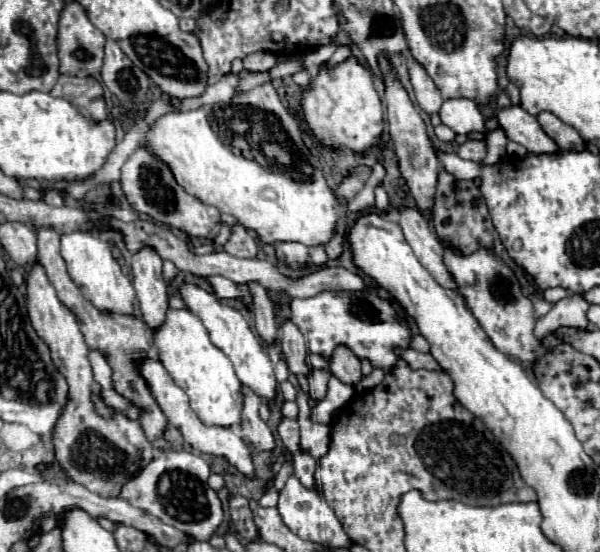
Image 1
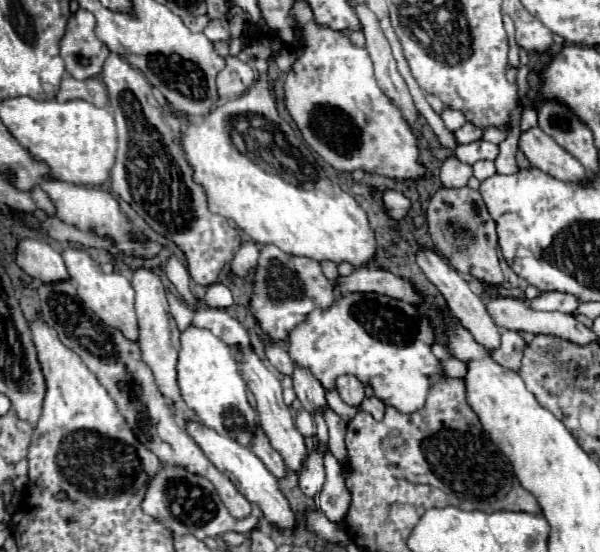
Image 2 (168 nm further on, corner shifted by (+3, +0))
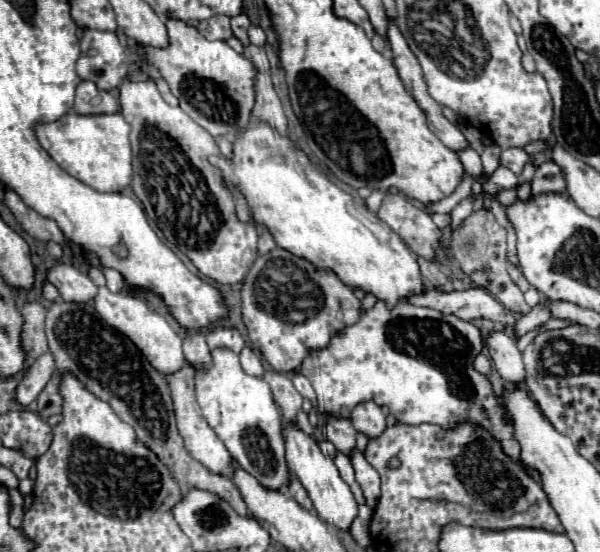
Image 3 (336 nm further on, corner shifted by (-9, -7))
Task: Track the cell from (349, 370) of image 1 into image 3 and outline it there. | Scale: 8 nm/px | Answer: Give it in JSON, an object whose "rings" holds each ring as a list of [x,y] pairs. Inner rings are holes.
{"rings":[[[360,402],[354,410],[352,410],[352,424],[358,432],[366,434],[368,438],[376,438],[384,432],[386,428],[386,416],[382,412],[382,408],[374,402]]]}

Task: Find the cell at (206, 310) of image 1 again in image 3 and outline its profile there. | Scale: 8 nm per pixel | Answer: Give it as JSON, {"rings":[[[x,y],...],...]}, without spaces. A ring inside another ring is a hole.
{"rings":[[[286,422],[284,424],[284,430],[282,430],[282,436],[284,436],[284,444],[286,444],[286,462],[288,462],[288,470],[290,474],[294,474],[302,486],[306,488],[318,516],[328,522],[328,524],[334,524],[336,528],[342,528],[342,530],[348,530],[352,520],[356,518],[358,514],[358,504],[348,488],[348,484],[340,478],[338,474],[338,468],[334,466],[332,458],[326,458],[320,448],[318,448],[318,442],[302,432],[296,424],[292,422]]]}

